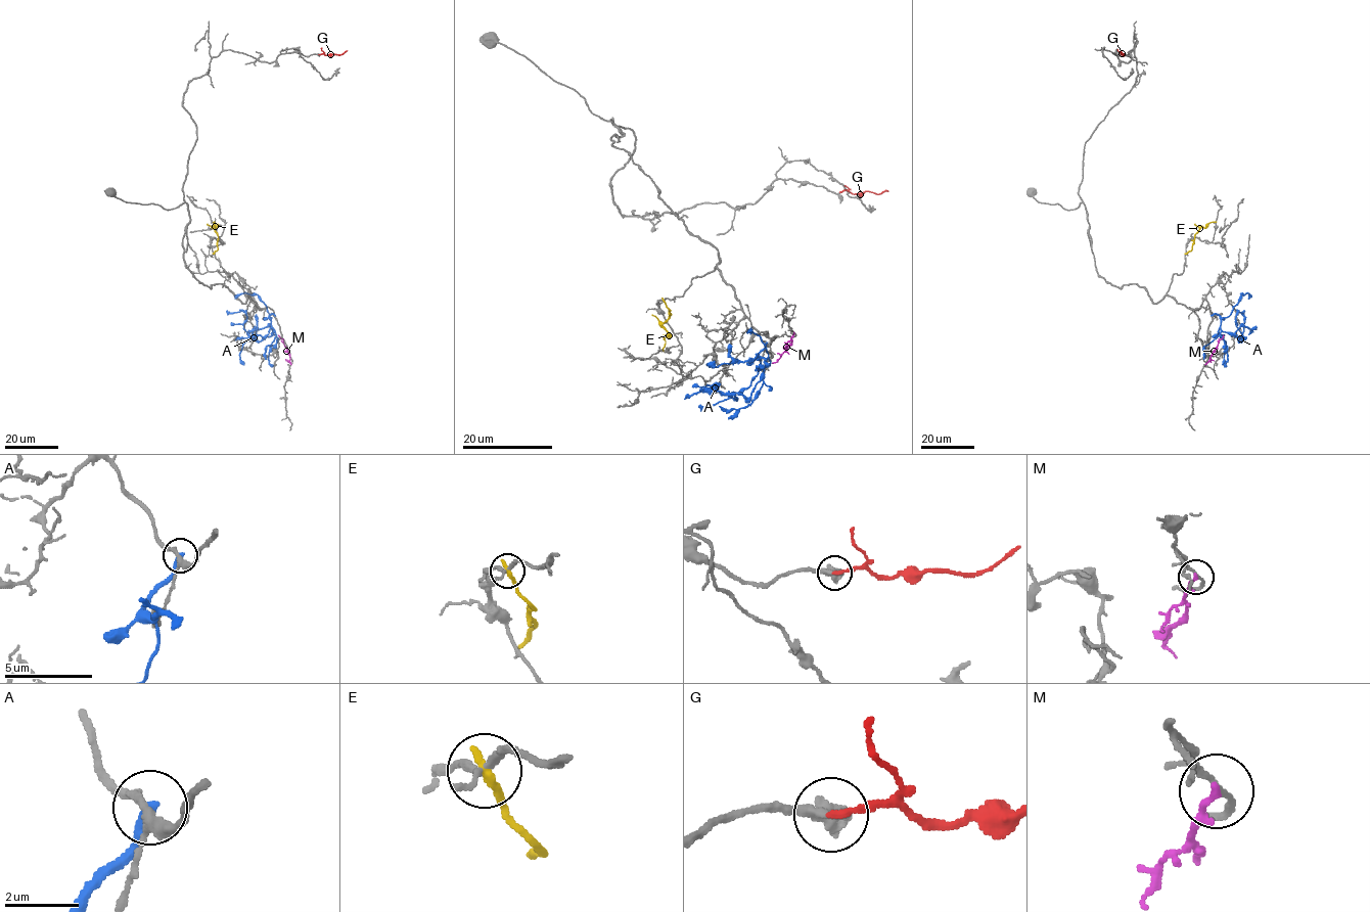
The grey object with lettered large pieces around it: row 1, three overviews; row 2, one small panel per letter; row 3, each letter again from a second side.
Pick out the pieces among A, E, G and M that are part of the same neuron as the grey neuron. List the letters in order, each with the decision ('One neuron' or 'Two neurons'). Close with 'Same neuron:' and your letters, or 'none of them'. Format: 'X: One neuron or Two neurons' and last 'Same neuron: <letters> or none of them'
A: Two neurons
E: Two neurons
G: One neuron
M: Two neurons
Same neuron: G

